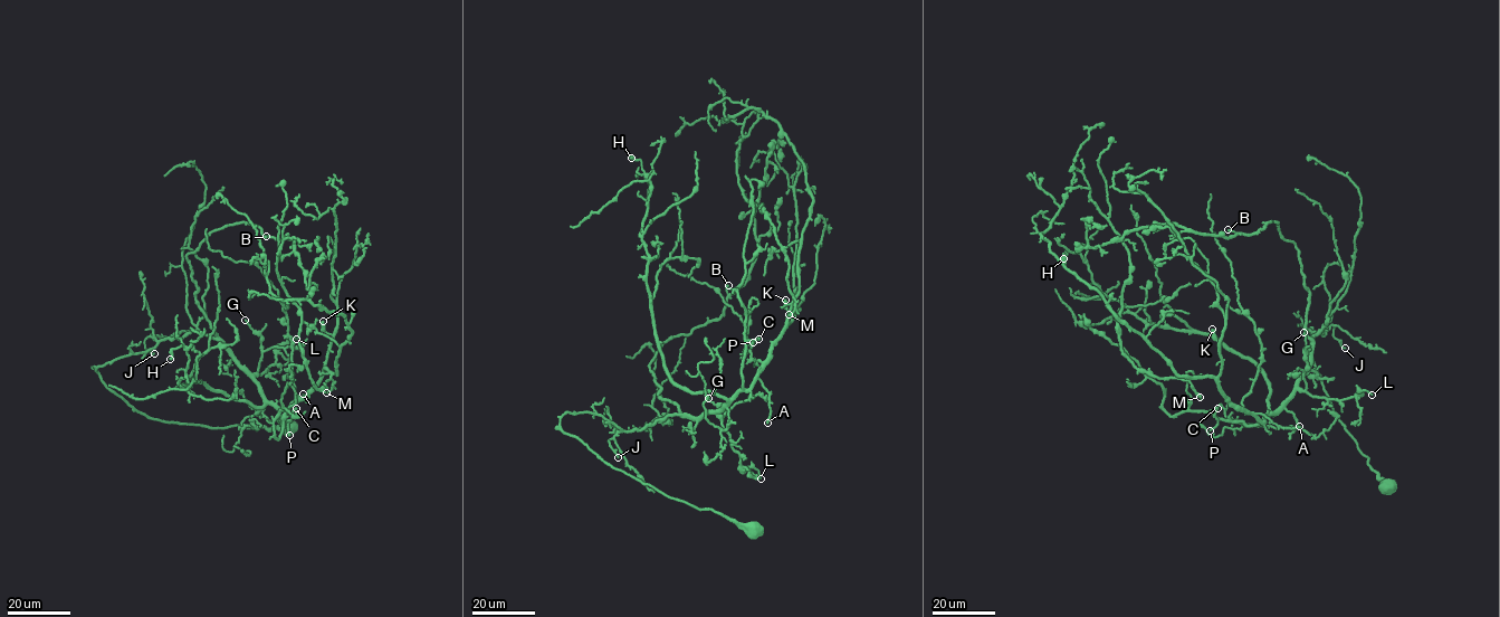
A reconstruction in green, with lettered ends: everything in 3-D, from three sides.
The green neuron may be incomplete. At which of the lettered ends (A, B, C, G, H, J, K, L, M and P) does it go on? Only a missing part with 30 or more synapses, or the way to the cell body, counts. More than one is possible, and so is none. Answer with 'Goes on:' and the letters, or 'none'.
Goes on: none

